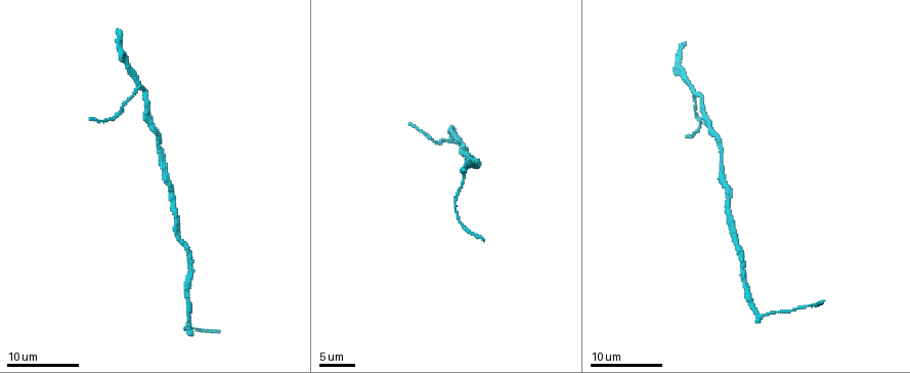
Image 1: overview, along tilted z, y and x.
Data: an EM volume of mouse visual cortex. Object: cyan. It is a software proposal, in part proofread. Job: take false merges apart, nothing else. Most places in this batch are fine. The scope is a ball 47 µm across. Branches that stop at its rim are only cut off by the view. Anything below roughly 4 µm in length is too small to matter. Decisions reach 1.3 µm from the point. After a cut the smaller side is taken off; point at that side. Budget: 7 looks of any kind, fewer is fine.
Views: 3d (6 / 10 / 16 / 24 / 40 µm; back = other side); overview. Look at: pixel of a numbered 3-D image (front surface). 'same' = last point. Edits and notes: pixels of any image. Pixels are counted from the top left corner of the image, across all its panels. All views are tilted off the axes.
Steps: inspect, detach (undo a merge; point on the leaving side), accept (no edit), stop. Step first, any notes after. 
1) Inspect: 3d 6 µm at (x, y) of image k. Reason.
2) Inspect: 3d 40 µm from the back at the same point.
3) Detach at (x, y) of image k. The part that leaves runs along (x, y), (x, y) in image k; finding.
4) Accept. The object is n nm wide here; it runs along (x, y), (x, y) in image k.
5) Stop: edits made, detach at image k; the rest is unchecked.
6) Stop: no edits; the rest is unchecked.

Inspect: 3d 6 µm at (728, 208) of image 1.

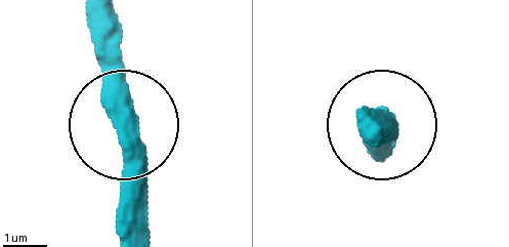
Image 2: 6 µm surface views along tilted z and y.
Accept. It runs along (124, 120), (124, 229) in image 2; continuous, no second cell.

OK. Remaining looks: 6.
Inspect: 3d 10 µm at (160, 146) of image 1. Sudden change in width.

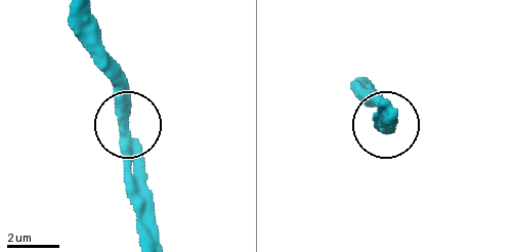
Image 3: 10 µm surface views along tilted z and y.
Accept. It runs along (153, 236), (145, 163), (125, 117), (120, 68) in image 3; one cell here.

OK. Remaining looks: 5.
Inspect: 3d 10 µm at (693, 97) of image 1.

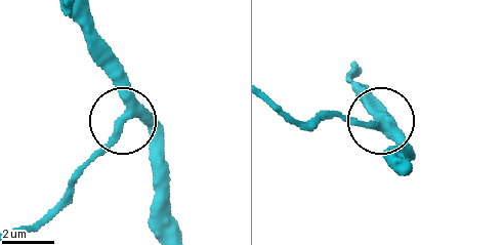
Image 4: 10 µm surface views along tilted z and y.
Inspect: 3d 10 µm from the back at (383, 124) of image 4.

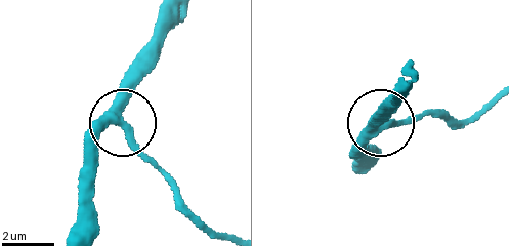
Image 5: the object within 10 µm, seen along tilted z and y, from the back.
Accept. It runs along (68, 234), (88, 144), (110, 123), (122, 125), (175, 183) in image 5; all the same cell.

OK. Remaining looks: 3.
Stop: no edits; the rest is unchecked.

